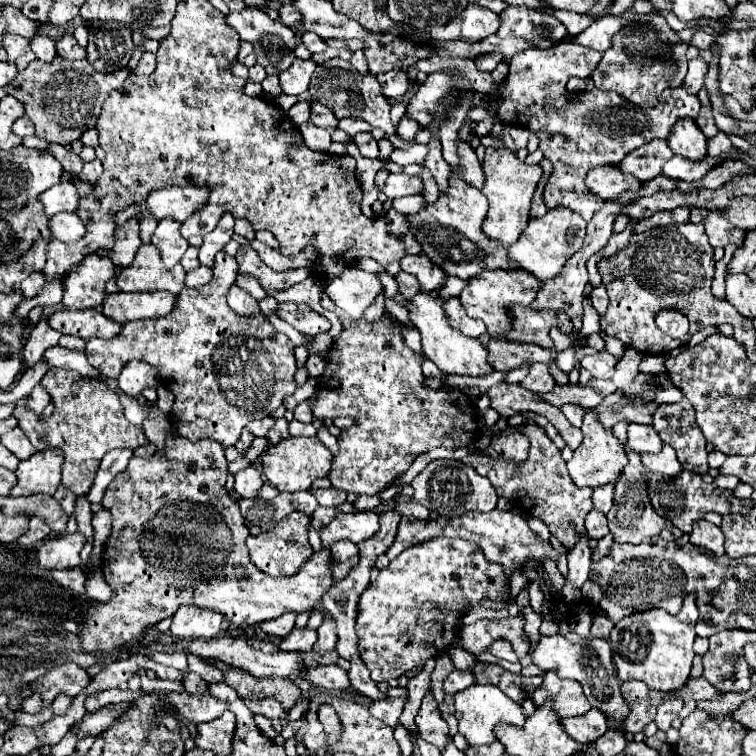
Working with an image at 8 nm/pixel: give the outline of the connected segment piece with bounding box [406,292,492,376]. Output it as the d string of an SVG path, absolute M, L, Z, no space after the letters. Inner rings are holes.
M418 292L416 296L412 296L406 302L408 314L410 314L410 322L420 330L422 334L422 352L446 374L460 374L460 376L484 376L492 372L492 366L486 362L486 348L474 340L464 336L462 332L458 332L456 328L450 326L448 316L442 308L442 304L438 304L436 298L432 298L426 292Z

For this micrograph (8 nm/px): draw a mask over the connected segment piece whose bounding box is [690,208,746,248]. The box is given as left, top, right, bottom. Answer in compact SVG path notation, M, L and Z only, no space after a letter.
M692 208L690 210L690 222L706 226L706 234L708 234L710 244L714 248L718 248L718 246L724 248L728 244L736 244L740 248L742 240L746 238L746 234L742 230L730 226L730 222L724 216L720 216L718 212L712 212L712 210Z

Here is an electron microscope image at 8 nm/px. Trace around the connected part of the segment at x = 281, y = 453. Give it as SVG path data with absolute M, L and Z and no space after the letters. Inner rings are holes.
M314 436L314 438L284 438L274 446L268 446L262 454L262 468L268 482L278 492L296 492L296 490L310 490L310 484L316 478L328 476L328 470L332 466L332 452Z

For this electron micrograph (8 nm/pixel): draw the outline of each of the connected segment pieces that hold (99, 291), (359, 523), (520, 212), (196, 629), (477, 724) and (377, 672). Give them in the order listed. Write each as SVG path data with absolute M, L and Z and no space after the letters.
M90 254L78 268L68 272L62 280L64 298L62 304L70 310L100 310L104 302L104 286L116 274L114 264L108 256Z
M352 512L338 514L328 526L322 528L320 538L322 546L330 548L338 540L350 540L360 544L378 532L378 514L376 512Z
M486 150L486 156L482 160L482 170L484 170L484 184L482 184L482 192L490 202L486 220L482 222L482 232L492 238L498 240L502 246L510 246L518 240L518 236L522 234L522 228L526 228L528 224L528 216L530 216L530 200L532 194L536 190L536 184L542 176L542 168L540 166L528 166L522 160L518 160L518 156L510 150Z
M180 606L172 616L170 632L178 638L216 638L222 632L222 614L210 608Z
M470 686L462 692L454 694L454 708L456 708L456 720L460 724L460 734L468 740L468 744L490 744L494 742L494 726L498 722L510 724L510 726L522 726L526 716L522 712L522 706L514 700L510 700L502 690L494 686Z
M434 538L426 544L404 550L396 560L380 570L376 582L370 584L358 600L358 652L362 662L370 670L370 676L376 682L400 678L412 668L424 666L428 658L442 656L444 650L454 646L454 642L460 638L456 628L462 618L460 610L464 606L476 606L484 598L506 602L508 580L502 574L502 566L486 562L482 550L476 544L460 538Z

